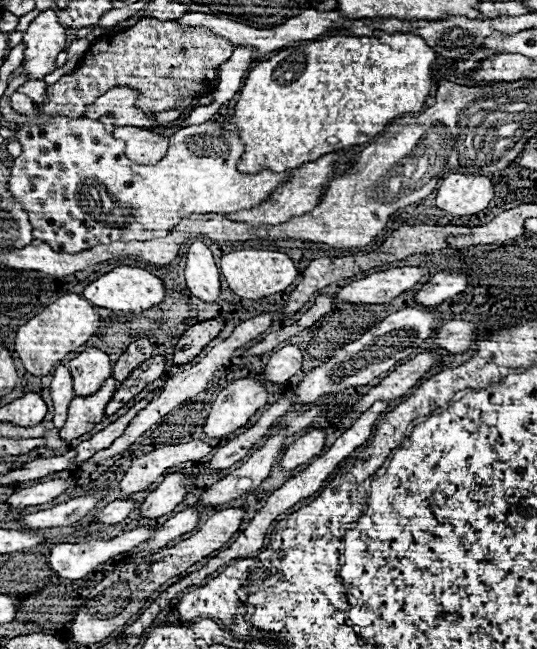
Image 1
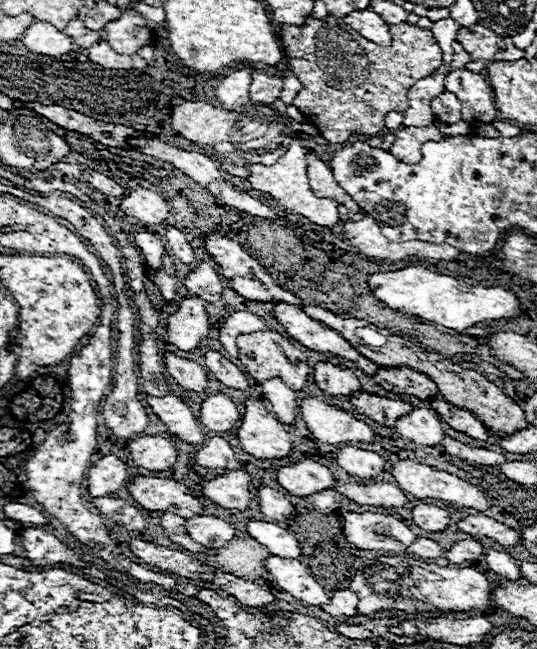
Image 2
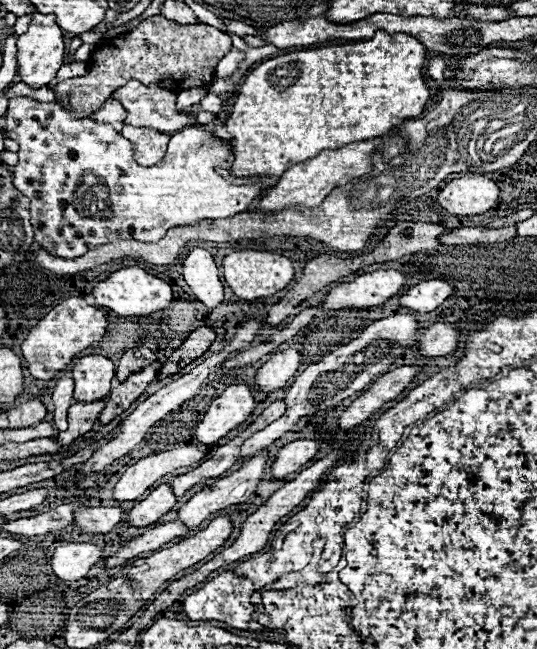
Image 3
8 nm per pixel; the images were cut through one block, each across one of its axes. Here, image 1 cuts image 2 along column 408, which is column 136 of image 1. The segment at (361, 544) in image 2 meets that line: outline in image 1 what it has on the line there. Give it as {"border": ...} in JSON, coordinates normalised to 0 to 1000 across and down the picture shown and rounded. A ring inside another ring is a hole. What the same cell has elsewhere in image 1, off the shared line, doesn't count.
{"border":[[[257,810],[209,832],[171,832],[149,838],[104,838],[93,851],[93,872],[123,894],[149,894],[175,881],[197,863],[242,851],[250,841],[272,835],[287,814]]]}

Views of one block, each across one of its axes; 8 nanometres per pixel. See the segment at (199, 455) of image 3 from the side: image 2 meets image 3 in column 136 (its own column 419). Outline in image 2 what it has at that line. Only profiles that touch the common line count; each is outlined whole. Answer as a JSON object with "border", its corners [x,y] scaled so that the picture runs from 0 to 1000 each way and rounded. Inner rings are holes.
{"border":[[[745,709],[745,712],[734,712],[726,727],[737,737],[741,749],[749,755],[764,758],[775,767],[812,767],[812,770],[853,777],[853,780],[864,780],[864,783],[883,783],[890,789],[901,789],[901,786],[912,783],[901,758],[894,758],[886,749],[864,743],[860,737],[853,737],[853,733],[845,733],[838,727],[812,724],[812,721],[797,718],[797,715],[786,715],[786,712],[775,712],[775,709]]]}

